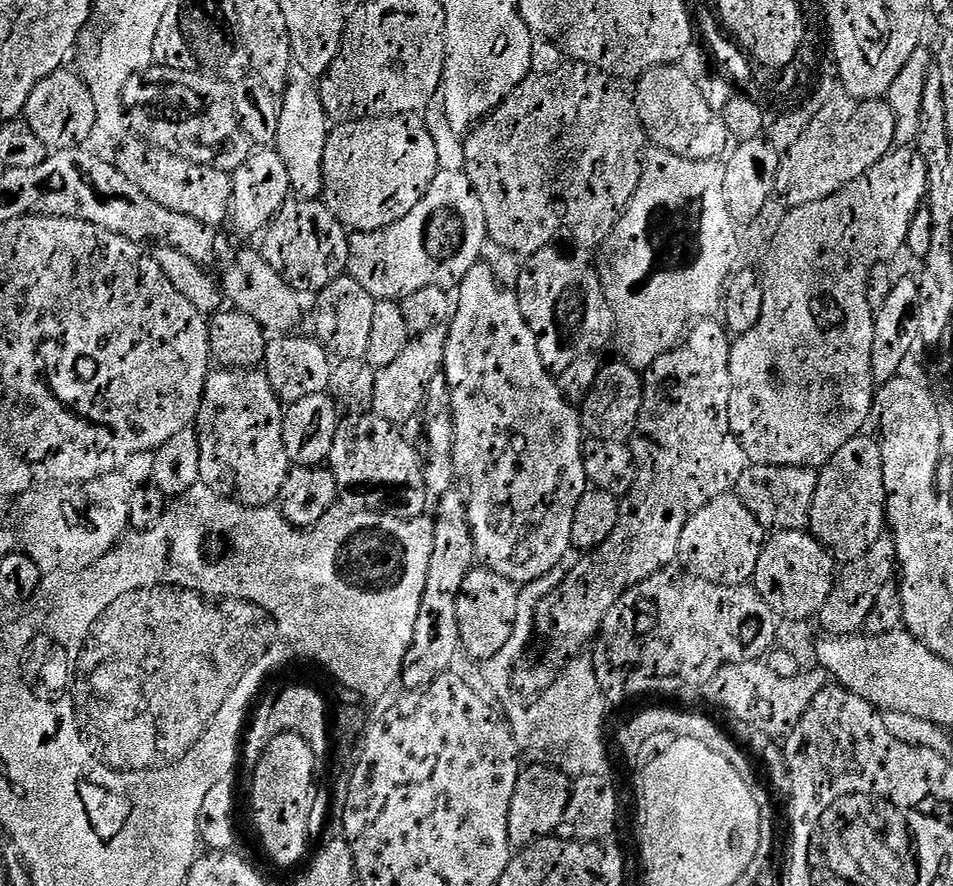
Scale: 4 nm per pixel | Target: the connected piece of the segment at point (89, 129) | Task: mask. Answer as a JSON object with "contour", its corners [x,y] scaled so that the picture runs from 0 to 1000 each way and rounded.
{"contour":[[[64,79],[52,84],[52,88],[44,88],[44,93],[36,97],[23,128],[31,147],[36,147],[36,151],[40,151],[40,156],[44,156],[52,169],[87,164],[87,158],[101,149],[99,111],[94,111],[94,102],[83,85],[79,80],[71,80]]]}

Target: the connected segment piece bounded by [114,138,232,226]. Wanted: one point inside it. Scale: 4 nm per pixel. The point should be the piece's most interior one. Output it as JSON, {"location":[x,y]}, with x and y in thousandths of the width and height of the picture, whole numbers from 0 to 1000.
{"location":[211,217]}

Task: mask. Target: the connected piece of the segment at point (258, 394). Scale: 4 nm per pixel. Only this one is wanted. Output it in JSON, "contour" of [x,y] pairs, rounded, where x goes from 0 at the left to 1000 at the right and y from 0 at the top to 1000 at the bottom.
{"contour":[[[275,418],[219,419],[204,480],[210,498],[209,545],[259,573],[289,570],[304,532],[297,501],[299,464]]]}

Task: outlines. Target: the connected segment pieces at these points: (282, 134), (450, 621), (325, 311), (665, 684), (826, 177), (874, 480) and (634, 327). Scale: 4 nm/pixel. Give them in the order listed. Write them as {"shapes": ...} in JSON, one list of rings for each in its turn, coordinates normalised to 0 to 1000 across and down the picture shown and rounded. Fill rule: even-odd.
{"shapes":[[[[314,89],[303,91],[302,98],[295,107],[288,169],[300,186],[305,218],[314,226],[333,226],[339,220],[340,214],[339,188],[346,137],[337,117],[335,100],[324,89]]],[[[470,555],[455,569],[455,625],[451,625],[451,643],[447,648],[447,666],[443,666],[443,679],[439,684],[439,702],[434,702],[434,720],[430,725],[430,734],[426,734],[424,751],[420,757],[419,771],[425,778],[446,777],[455,770],[455,765],[465,763],[475,753],[478,736],[484,735],[481,716],[481,666],[485,666],[485,657],[489,657],[489,648],[493,648],[501,635],[497,621],[497,607],[491,593],[491,565],[488,556]]],[[[362,309],[333,331],[331,339],[329,377],[341,396],[360,410],[382,406],[387,395],[389,360],[392,359],[395,343],[389,332],[380,326],[367,309]]],[[[717,643],[705,644],[687,646],[673,659],[666,659],[657,670],[653,670],[653,675],[648,675],[648,679],[638,690],[632,702],[623,723],[625,736],[620,737],[620,743],[623,756],[627,761],[627,774],[632,774],[634,780],[634,789],[643,796],[653,793],[658,786],[680,786],[683,781],[714,781],[717,777],[728,775],[729,772],[742,774],[749,765],[749,761],[753,761],[753,756],[758,756],[758,752],[778,749],[788,745],[796,746],[799,743],[805,742],[814,726],[813,711],[816,696],[808,683],[793,669],[792,663],[746,659],[746,657],[735,655],[732,651],[723,650]]],[[[927,112],[922,113],[873,113],[861,116],[858,129],[846,142],[846,151],[829,165],[827,172],[822,173],[816,201],[814,202],[815,227],[824,230],[824,236],[830,237],[837,233],[846,233],[850,228],[863,228],[863,223],[871,223],[871,219],[879,219],[896,201],[905,201],[913,187],[920,185],[927,176],[931,176],[940,163],[940,139],[938,138],[938,124]]],[[[911,490],[897,492],[892,499],[888,499],[888,503],[884,503],[884,508],[879,508],[879,512],[875,512],[869,518],[869,523],[858,533],[858,553],[854,553],[854,567],[852,568],[852,586],[850,588],[851,604],[855,605],[878,633],[889,634],[901,630],[902,626],[913,622],[914,616],[924,605],[929,604],[930,591],[919,591],[919,551],[923,551],[923,540],[925,535],[925,508],[923,507],[922,495],[911,493]]],[[[687,165],[681,166],[676,173],[676,191],[674,201],[669,205],[669,214],[665,214],[665,223],[661,223],[657,237],[651,244],[651,249],[646,252],[644,260],[627,281],[627,288],[630,288],[627,306],[638,343],[642,347],[644,384],[647,389],[651,387],[651,397],[655,401],[652,402],[654,410],[660,411],[662,415],[679,418],[686,409],[690,409],[690,404],[695,404],[695,400],[704,397],[718,383],[723,369],[731,361],[750,358],[756,352],[760,319],[773,301],[772,288],[776,284],[776,271],[772,267],[774,257],[766,246],[766,237],[762,237],[762,219],[758,219],[760,202],[762,202],[762,192],[756,181],[721,181]]]]}

